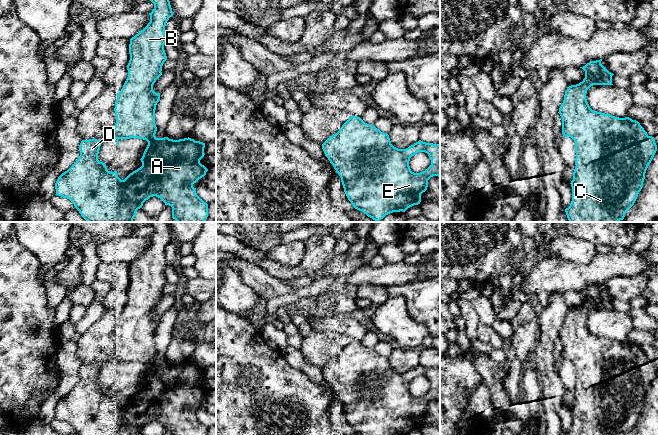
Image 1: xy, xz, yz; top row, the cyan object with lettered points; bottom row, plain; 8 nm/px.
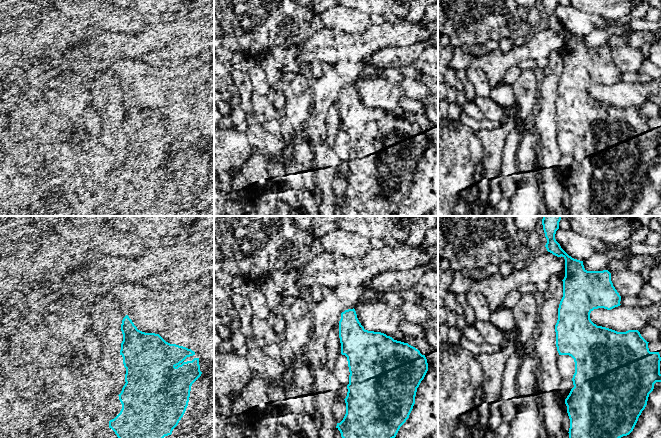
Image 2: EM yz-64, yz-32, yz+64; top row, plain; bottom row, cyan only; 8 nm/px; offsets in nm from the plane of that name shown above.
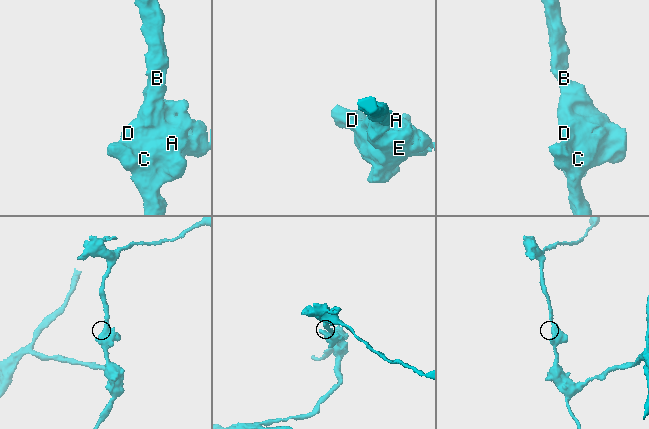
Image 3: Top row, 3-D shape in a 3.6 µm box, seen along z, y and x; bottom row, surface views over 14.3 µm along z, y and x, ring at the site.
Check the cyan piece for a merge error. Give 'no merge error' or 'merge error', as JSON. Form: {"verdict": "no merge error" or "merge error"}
{"verdict": "no merge error"}

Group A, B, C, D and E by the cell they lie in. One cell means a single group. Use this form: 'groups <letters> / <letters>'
groups A B C D E

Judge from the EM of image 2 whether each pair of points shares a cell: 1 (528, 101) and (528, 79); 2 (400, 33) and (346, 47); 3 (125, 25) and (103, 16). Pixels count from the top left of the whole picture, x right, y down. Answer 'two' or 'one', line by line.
1: one
2: one
3: one

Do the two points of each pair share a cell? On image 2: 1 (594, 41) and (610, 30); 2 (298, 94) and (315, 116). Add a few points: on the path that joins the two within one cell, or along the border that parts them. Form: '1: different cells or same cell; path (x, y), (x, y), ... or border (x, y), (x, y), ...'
1: same cell; path (598, 38), (606, 32)
2: different cells; border (311, 86), (313, 108), (306, 121)

